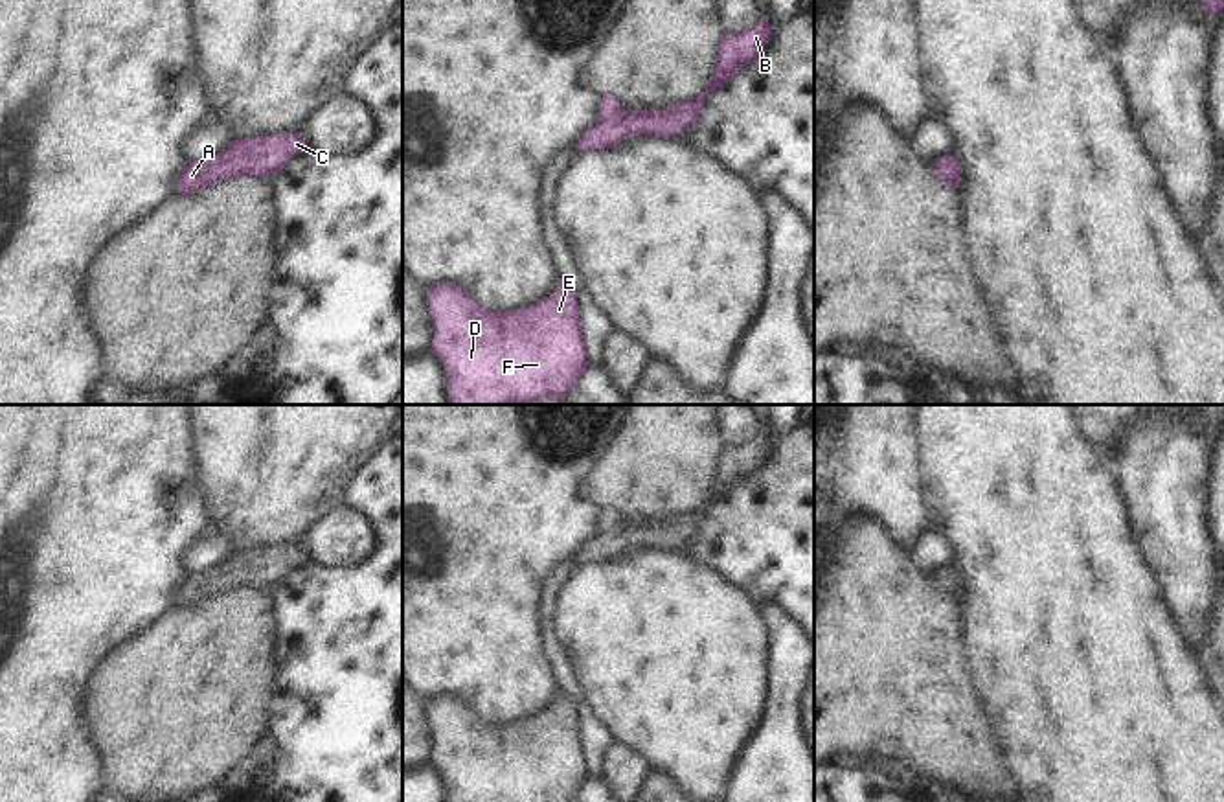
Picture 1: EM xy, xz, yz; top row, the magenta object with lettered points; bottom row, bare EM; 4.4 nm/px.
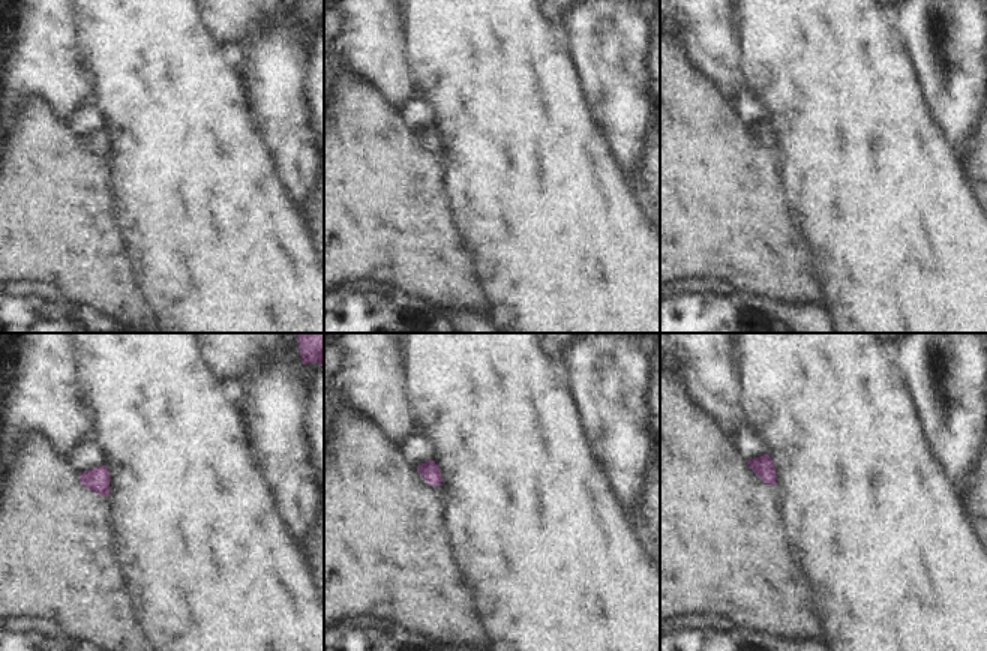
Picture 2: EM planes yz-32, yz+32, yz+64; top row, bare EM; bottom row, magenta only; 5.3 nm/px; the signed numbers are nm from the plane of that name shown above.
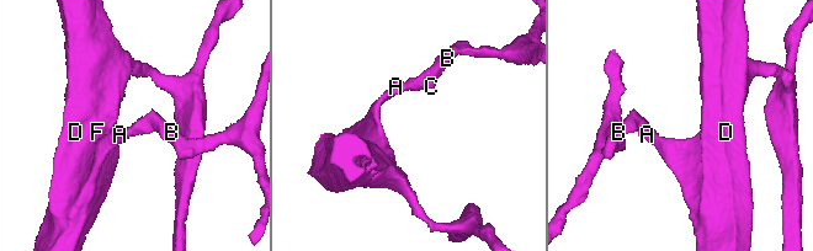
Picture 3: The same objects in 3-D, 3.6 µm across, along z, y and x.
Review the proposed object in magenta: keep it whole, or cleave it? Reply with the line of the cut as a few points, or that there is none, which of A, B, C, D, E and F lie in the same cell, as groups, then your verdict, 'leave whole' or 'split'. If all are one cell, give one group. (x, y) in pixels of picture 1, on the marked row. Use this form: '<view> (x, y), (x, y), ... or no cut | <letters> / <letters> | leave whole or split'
no cut | A B C D E F | leave whole

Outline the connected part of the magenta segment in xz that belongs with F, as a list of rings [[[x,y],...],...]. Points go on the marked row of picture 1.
[[[561,280],[555,292],[516,311],[491,311],[456,283],[426,289],[434,353],[445,366],[450,405],[529,405],[566,399],[590,368],[579,320],[579,302]]]

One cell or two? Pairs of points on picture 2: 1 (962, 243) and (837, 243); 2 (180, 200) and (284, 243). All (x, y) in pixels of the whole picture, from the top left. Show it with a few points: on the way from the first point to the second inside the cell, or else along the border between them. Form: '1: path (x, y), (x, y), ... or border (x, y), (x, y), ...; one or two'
1: path (930, 240), (926, 243), (869, 243); one
2: path (206, 222), (227, 243), (258, 243); one

